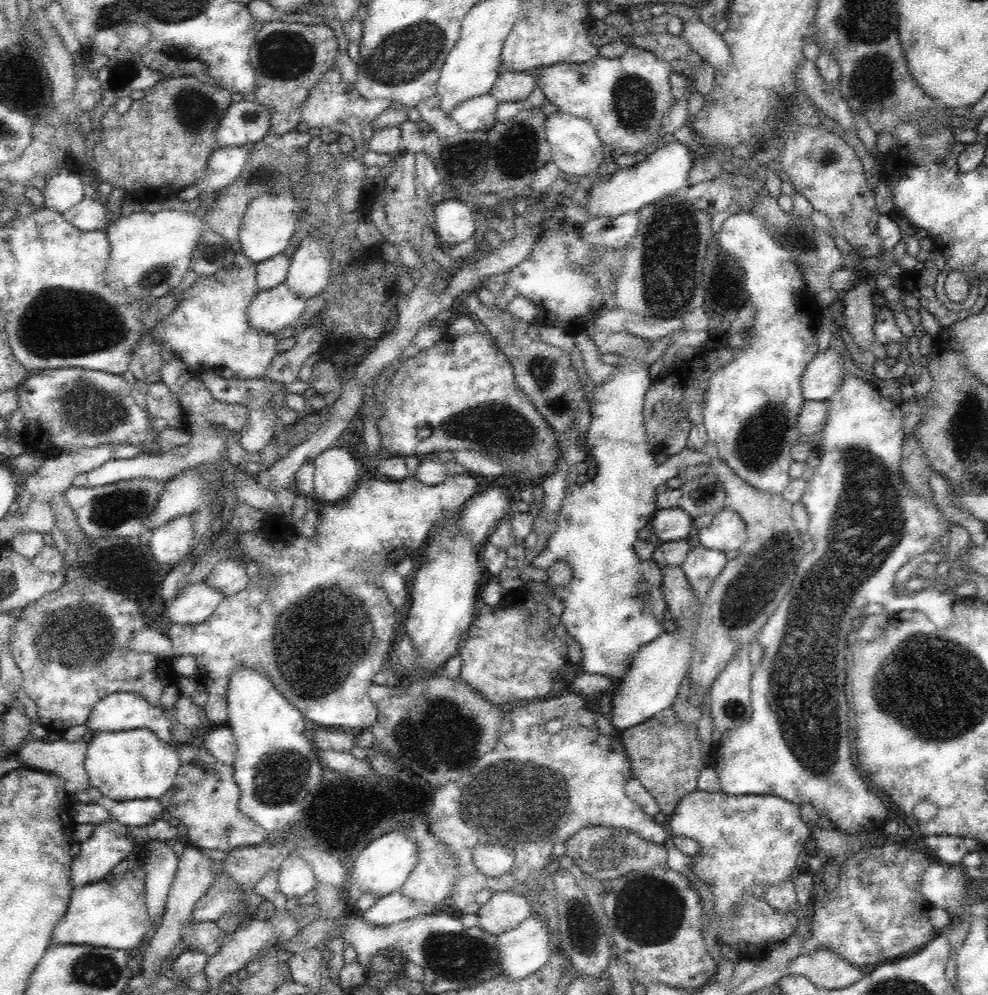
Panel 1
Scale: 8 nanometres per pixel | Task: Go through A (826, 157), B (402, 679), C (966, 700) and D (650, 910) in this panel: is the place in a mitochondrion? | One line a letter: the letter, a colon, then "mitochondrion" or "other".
A: mitochondrion
B: other
C: mitochondrion
D: mitochondrion

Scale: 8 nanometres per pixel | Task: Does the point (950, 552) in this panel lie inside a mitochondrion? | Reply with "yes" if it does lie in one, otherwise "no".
no

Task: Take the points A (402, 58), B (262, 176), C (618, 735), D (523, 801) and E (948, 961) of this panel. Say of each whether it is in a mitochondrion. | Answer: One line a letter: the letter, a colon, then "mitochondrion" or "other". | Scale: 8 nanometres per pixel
A: mitochondrion
B: mitochondrion
C: other
D: mitochondrion
E: other

